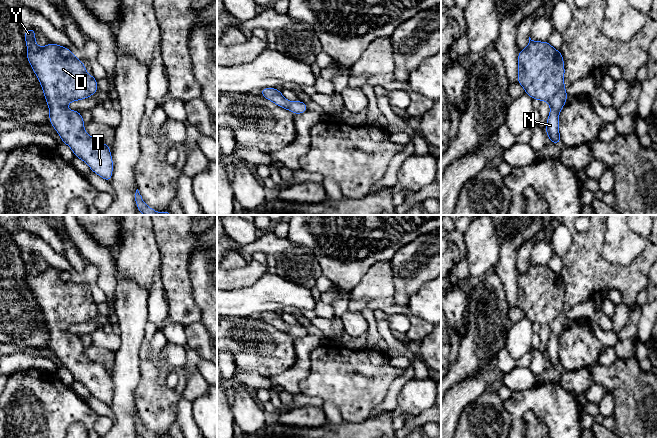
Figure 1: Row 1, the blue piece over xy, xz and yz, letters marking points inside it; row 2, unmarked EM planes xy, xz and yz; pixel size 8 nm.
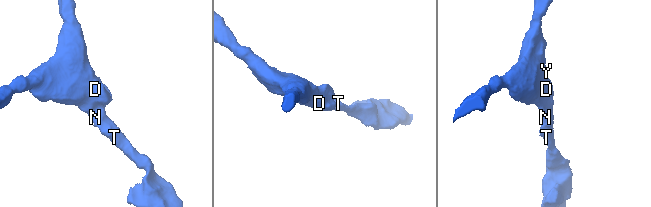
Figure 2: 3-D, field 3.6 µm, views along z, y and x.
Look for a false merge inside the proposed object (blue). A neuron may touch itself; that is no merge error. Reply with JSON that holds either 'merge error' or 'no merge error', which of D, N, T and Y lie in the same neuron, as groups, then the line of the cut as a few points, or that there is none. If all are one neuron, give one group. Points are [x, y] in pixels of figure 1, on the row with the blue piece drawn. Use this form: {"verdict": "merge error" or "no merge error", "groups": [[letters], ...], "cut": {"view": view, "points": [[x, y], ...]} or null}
{"verdict": "no merge error", "groups": [["D", "N", "T", "Y"]], "cut": null}

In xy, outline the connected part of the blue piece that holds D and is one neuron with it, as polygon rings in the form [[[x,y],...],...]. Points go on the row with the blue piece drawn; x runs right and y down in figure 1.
[[[30,28],[24,31],[24,38],[27,44],[27,60],[35,72],[44,92],[50,111],[49,123],[58,132],[62,142],[72,149],[75,157],[82,159],[94,173],[109,183],[113,171],[110,146],[91,137],[84,131],[85,122],[81,117],[80,111],[69,111],[67,109],[69,102],[86,99],[95,94],[98,91],[97,80],[93,75],[86,73],[83,62],[76,58],[69,48],[51,42],[39,48],[36,44],[35,30],[34,28]]]

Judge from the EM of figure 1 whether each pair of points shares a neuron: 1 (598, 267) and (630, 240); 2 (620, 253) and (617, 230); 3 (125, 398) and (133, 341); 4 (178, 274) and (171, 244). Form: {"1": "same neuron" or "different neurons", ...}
{"1": "different neurons", "2": "same neuron", "3": "same neuron", "4": "same neuron"}

